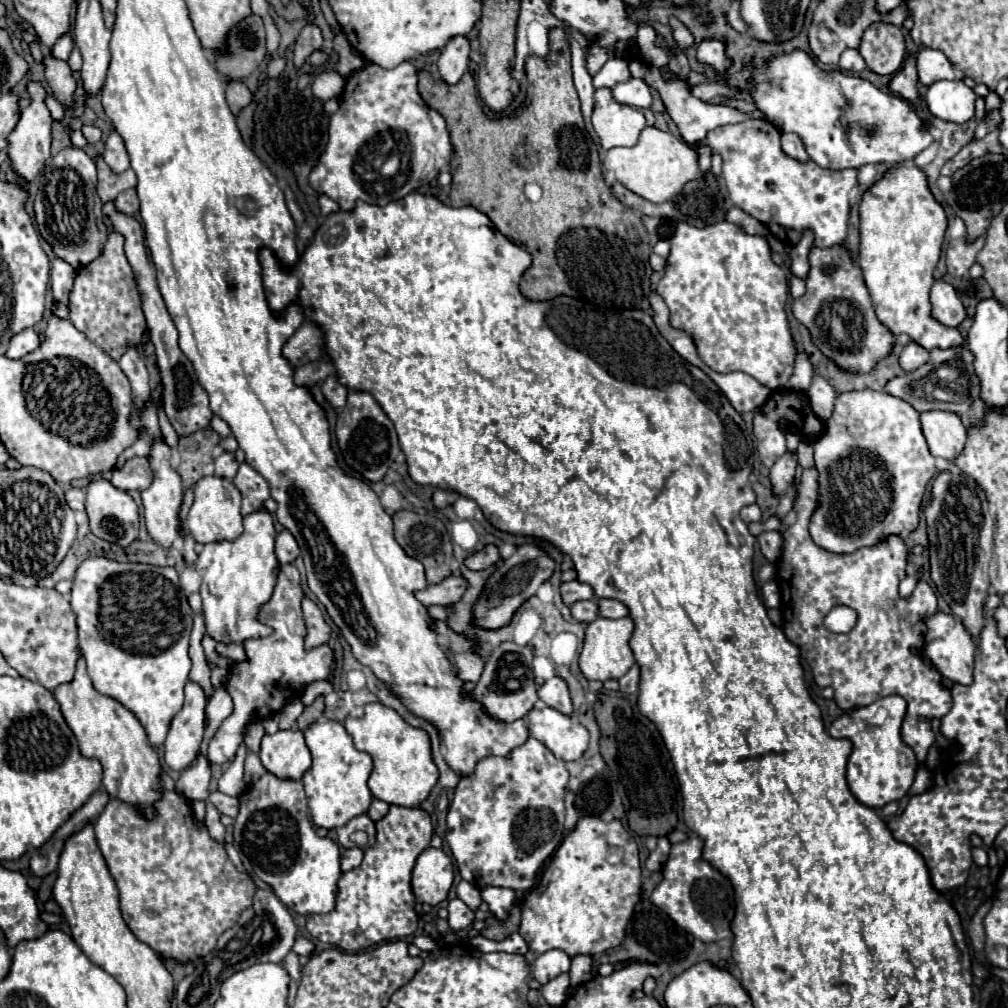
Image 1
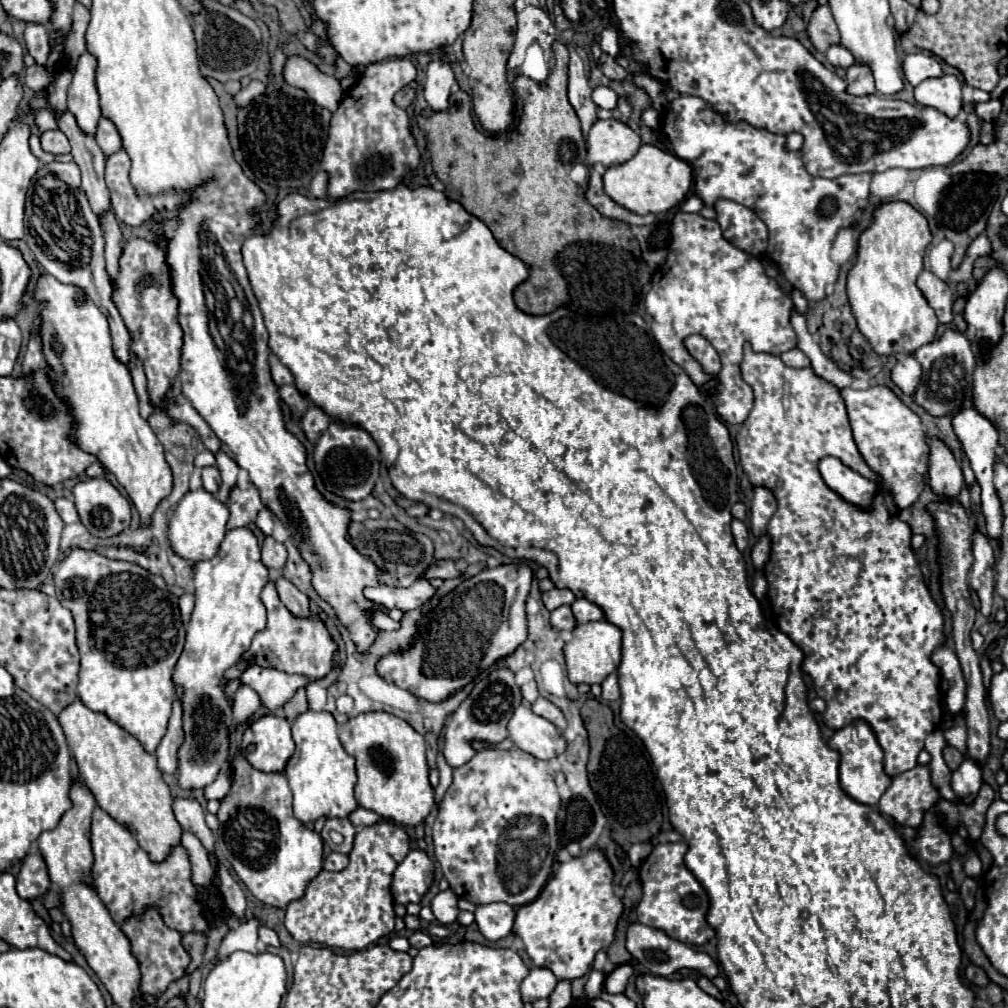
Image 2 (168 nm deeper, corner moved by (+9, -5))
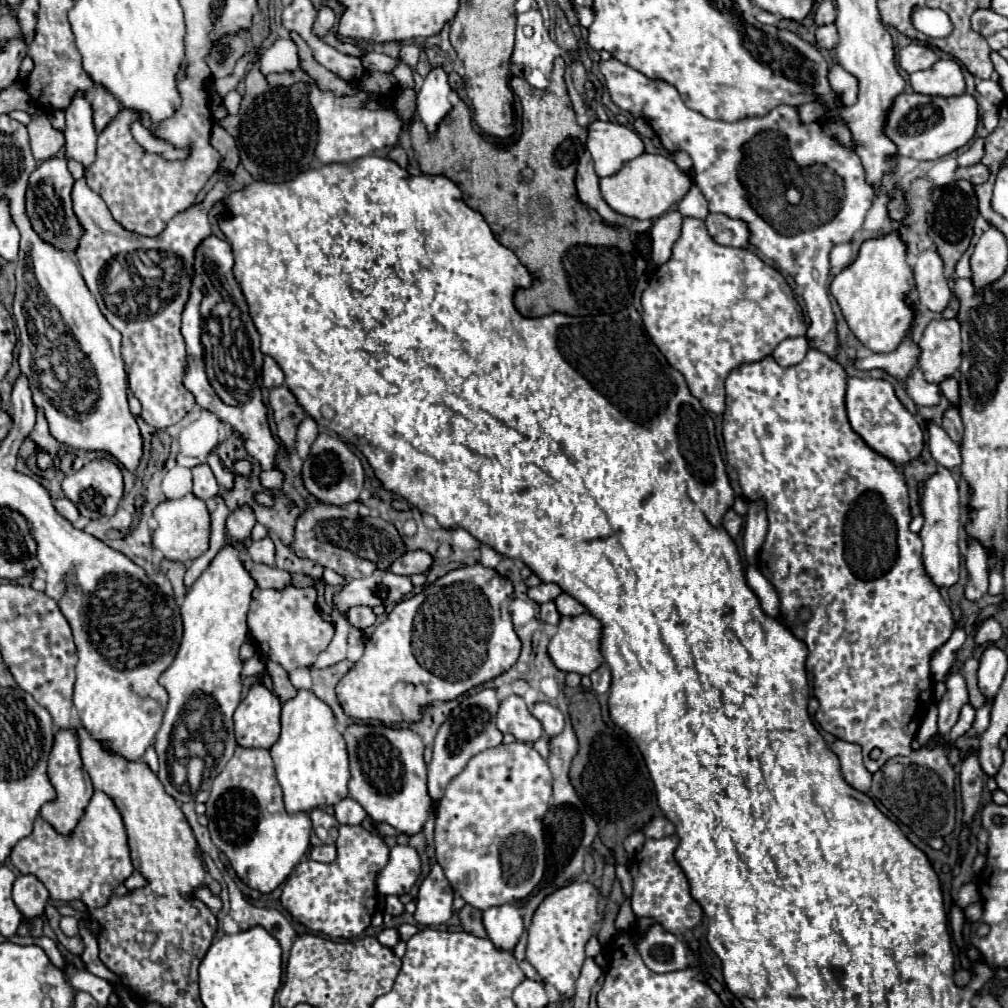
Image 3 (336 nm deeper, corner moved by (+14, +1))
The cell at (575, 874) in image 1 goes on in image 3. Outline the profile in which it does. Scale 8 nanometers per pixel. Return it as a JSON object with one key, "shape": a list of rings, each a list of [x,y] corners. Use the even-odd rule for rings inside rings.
{"shape":[[[578,879],[578,883],[570,883],[570,887],[554,891],[554,895],[546,895],[546,899],[532,915],[532,923],[528,927],[526,959],[546,983],[558,989],[562,997],[574,995],[574,983],[584,963],[584,947],[594,935],[596,923],[602,921],[602,913],[598,907],[600,891],[592,883]]]}

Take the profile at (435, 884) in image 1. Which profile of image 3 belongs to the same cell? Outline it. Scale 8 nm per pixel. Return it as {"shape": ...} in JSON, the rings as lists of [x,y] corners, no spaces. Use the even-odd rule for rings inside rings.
{"shape":[[[396,845],[390,851],[390,861],[388,865],[378,873],[378,893],[388,897],[388,895],[404,895],[412,889],[416,883],[418,875],[422,869],[420,855],[414,847],[410,845]]]}

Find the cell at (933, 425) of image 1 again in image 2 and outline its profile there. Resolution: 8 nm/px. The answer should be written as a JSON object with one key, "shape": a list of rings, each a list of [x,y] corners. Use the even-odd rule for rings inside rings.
{"shape":[[[931,439],[931,459],[929,459],[929,485],[941,499],[955,499],[963,489],[963,473],[957,459],[945,447],[943,441]]]}

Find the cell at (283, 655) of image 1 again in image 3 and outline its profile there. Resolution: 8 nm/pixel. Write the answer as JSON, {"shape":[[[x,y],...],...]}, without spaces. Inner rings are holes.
{"shape":[[[256,587],[248,611],[248,629],[262,661],[280,663],[286,671],[294,671],[298,667],[312,667],[318,653],[322,653],[334,637],[334,627],[318,613],[314,587],[286,587],[282,591]]]}

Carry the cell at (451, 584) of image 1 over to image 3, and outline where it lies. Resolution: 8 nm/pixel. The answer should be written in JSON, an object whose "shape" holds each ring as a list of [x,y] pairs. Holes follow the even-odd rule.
{"shape":[[[374,571],[370,577],[352,579],[338,595],[334,603],[340,611],[348,611],[354,605],[388,605],[402,601],[414,589],[410,577],[394,575],[390,571]]]}

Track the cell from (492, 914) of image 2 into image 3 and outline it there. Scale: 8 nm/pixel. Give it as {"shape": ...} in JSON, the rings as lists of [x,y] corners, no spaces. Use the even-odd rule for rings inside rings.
{"shape":[[[514,905],[490,907],[482,911],[482,921],[490,941],[500,949],[514,949],[524,931],[522,915]]]}

